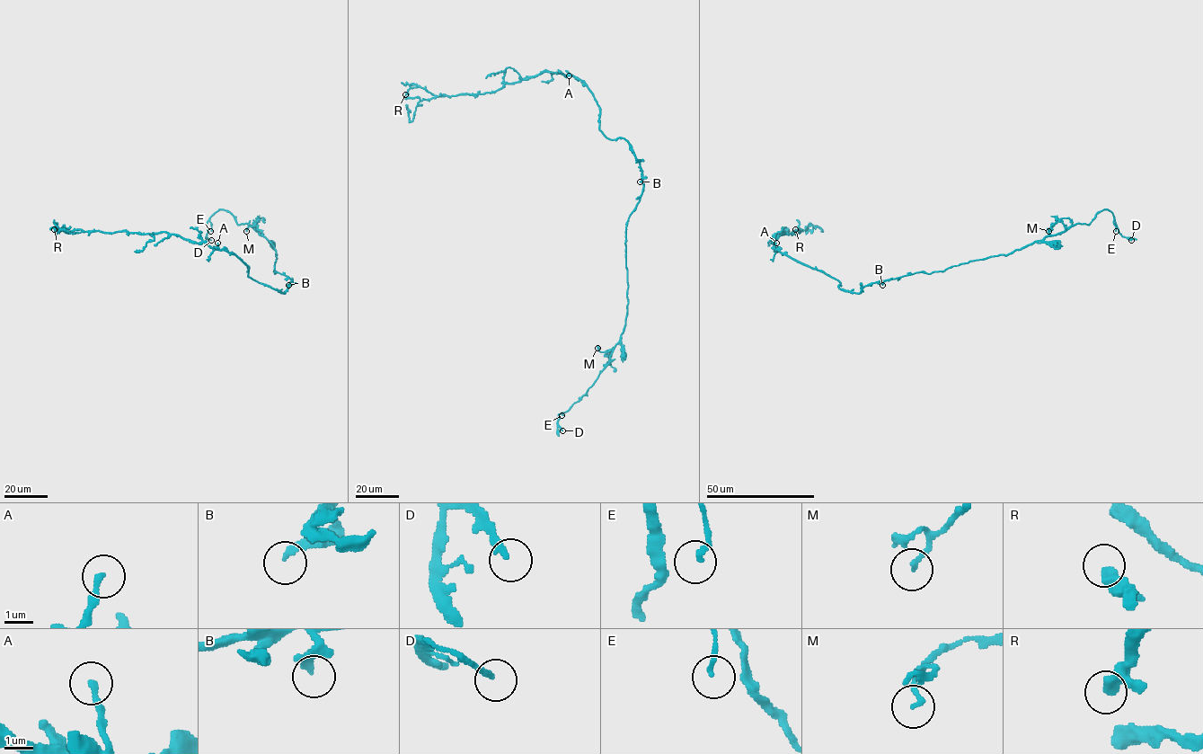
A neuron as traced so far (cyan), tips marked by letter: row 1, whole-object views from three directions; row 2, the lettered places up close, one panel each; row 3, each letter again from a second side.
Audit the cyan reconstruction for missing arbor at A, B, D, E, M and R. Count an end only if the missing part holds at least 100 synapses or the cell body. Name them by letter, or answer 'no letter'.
D

